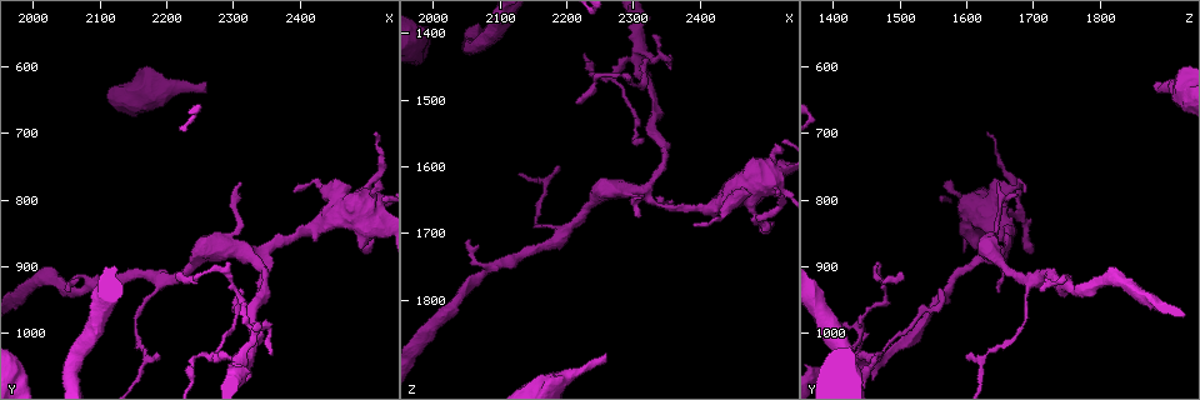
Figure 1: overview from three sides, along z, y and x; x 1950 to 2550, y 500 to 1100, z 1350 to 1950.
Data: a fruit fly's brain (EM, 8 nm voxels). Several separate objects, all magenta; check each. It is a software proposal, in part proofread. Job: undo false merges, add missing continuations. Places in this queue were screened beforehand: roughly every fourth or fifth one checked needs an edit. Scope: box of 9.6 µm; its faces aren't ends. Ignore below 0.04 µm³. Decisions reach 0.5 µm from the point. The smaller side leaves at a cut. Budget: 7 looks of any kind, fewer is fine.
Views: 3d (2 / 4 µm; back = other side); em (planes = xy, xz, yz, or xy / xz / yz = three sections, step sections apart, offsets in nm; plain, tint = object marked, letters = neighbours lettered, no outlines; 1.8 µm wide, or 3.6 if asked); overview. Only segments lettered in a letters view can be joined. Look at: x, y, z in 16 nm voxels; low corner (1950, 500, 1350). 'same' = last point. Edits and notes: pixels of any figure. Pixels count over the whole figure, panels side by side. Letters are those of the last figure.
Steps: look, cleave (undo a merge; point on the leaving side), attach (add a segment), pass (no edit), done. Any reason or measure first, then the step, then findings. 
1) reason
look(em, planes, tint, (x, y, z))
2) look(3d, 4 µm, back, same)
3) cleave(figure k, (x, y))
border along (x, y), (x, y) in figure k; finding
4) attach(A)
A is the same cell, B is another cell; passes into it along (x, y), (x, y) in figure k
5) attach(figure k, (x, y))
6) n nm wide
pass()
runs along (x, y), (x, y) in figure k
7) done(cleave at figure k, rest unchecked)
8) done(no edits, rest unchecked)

tapers out
look(3d, 2 µm, (2215, 920, 1505))

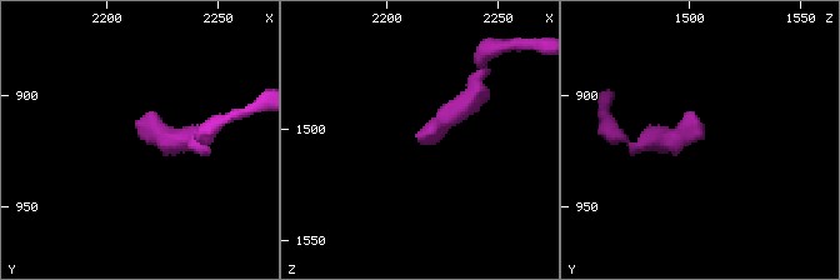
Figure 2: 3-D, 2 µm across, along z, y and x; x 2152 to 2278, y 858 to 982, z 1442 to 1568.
shape alone is not enough
look(em, planes, letters, (2215, 919, 1508))

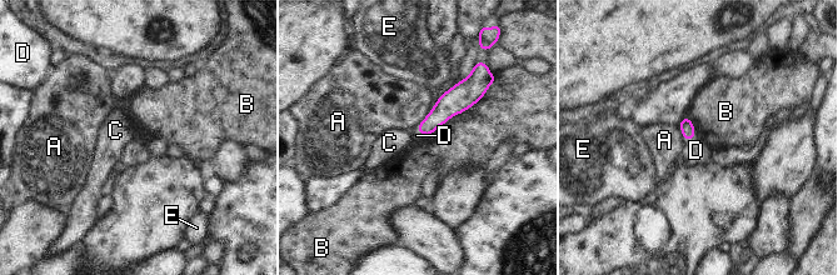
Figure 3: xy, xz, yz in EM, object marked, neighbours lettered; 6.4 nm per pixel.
pass()
A, B, C, D and E are other cells; no lettered segment goes on from it

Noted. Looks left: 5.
free end
look(3d, 4 µm, (2185, 1040, 1600))

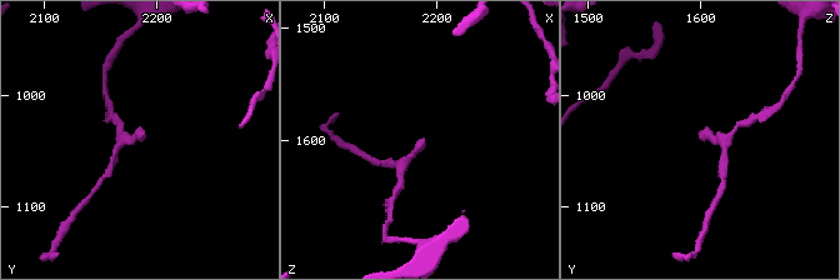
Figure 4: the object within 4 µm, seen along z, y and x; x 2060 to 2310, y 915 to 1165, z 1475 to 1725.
need the tissue
look(em, planes, letters, (2190, 1038, 1596))

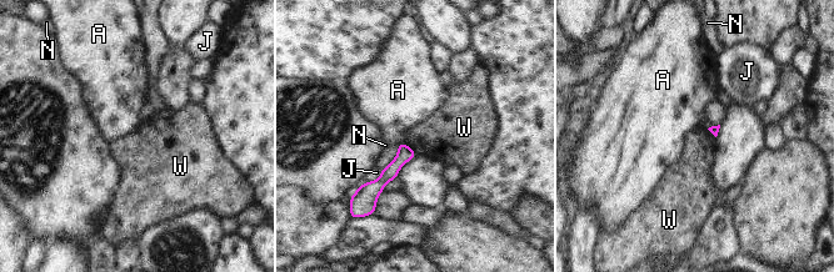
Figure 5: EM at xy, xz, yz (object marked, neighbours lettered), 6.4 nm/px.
pass()
A, J, N and W are other cells; border along (401, 142), (416, 155) in figure 5; none of them fits

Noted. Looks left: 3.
long arm stops here
look(3d, 2 µm, (2255, 620, 1885))

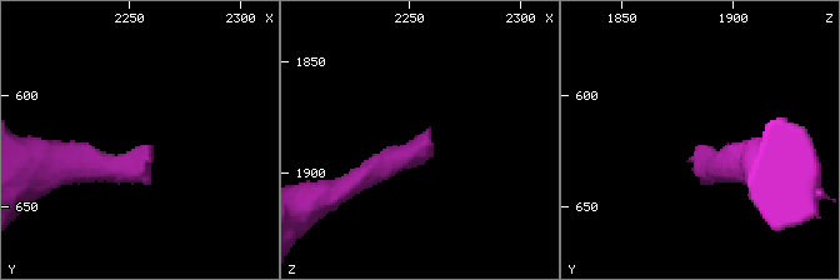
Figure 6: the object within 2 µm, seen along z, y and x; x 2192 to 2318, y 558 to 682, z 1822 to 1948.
look(em, planes, letters, (2258, 621, 1885))

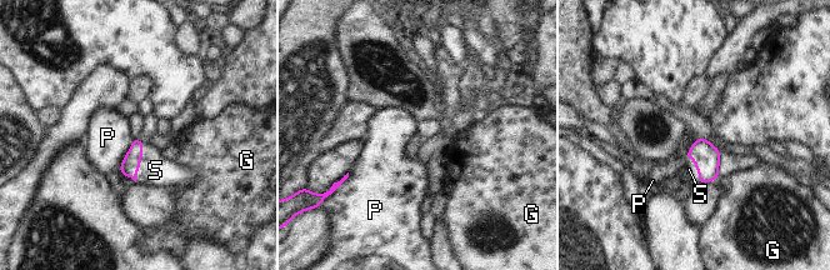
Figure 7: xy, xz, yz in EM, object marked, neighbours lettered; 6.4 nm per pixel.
attach(S)
S is the same cell, G and P are other cells; passes into it along (130, 165), (139, 161), (155, 170) in figure 7; the neuron continues

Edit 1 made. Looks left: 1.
done(attach at figure 7, rest unchecked)

